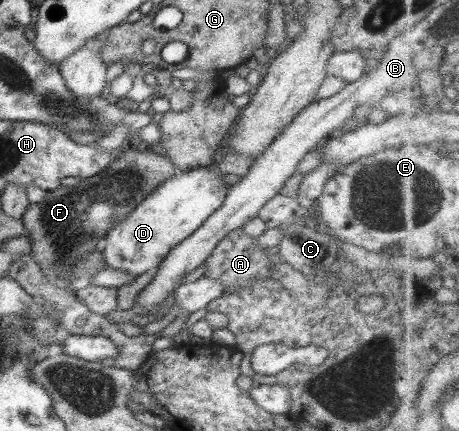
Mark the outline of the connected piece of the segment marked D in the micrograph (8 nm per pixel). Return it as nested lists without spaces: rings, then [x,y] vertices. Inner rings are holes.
[[[202,167],[177,171],[172,177],[162,181],[134,210],[118,220],[112,220],[101,250],[104,267],[136,277],[158,267],[170,248],[184,237],[190,236],[222,205],[229,188],[225,185],[220,172]]]

